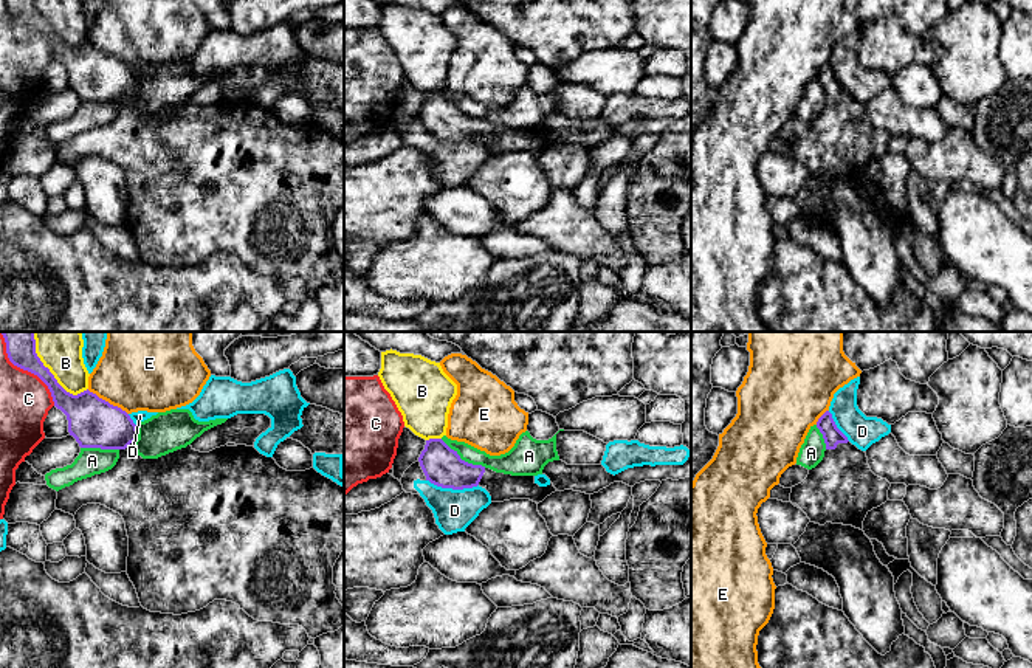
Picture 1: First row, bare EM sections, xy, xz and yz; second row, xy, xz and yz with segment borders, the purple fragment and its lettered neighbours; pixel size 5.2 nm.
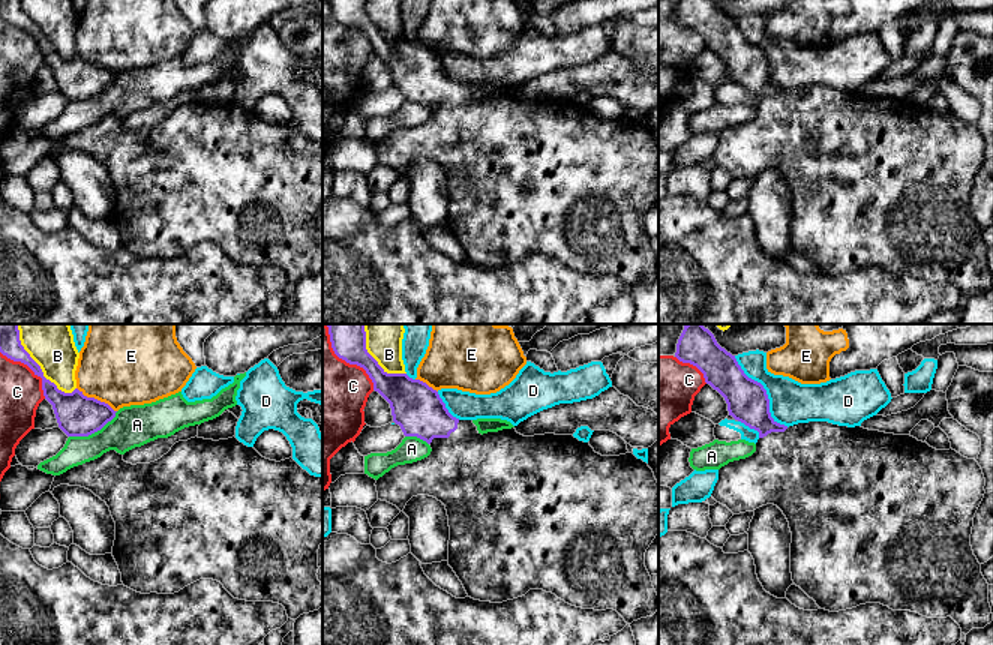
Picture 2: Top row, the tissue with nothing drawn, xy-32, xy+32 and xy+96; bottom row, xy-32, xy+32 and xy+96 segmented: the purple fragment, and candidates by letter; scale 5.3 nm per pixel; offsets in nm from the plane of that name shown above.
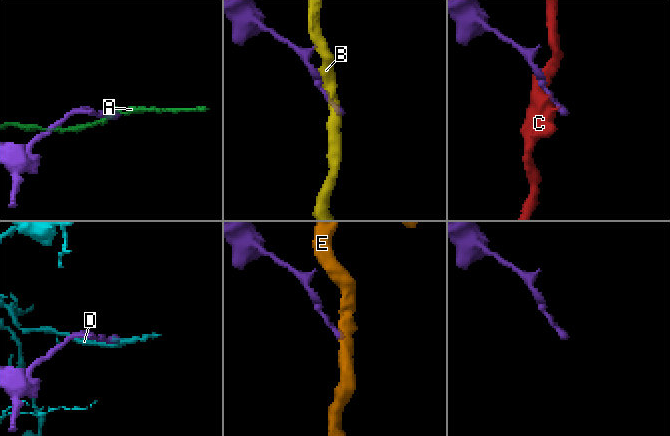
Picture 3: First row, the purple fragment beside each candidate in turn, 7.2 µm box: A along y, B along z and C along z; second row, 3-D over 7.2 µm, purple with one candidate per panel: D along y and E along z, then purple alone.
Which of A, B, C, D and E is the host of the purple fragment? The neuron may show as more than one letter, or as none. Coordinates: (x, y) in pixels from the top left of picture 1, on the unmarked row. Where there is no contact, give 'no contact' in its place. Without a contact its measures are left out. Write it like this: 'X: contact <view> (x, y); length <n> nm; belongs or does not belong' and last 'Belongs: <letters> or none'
A: contact xz (464, 113); length 280 nm; does not belong
B: contact xy (56, 33); length 360 nm; does not belong
C: contact xy (31, 25); length 400 nm; does not belong
D: contact xz (453, 141); length 280 nm; does not belong
E: contact xy (107, 55); length 260 nm; does not belong
Belongs: none

